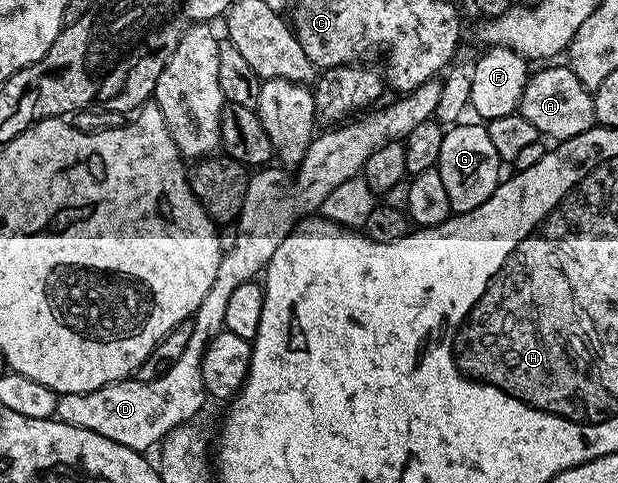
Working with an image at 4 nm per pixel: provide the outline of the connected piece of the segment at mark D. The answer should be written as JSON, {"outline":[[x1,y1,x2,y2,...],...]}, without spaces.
{"outline":[[441,79,429,80,413,92,399,95,395,104,390,104,371,116,363,115,353,119,356,121,352,124,346,122,326,130,323,136,322,133,315,135,304,158,296,165,298,173,294,180,286,181,281,167,266,166,255,171,258,173,255,176,253,173,246,181,244,206,233,229,234,245,225,249,220,270,216,270,216,282,212,282,212,290,204,294,204,302,200,302,200,306,194,311,192,338,188,338,188,347,184,354,180,354,176,366,172,366,172,370,152,382,127,378,117,380,100,390,59,395,57,419,84,430,96,430,96,434,104,434,104,438,141,452,148,451,153,445,155,447,172,429,193,421,196,418,194,416,208,403,202,373,202,355,208,342,224,329,224,313,228,311,228,298,232,298,232,290,255,279,299,220,317,213,324,198,328,198,328,194,332,194,332,190,336,190,340,182,348,182,359,175,364,162,368,162,368,158,372,158,372,154,376,154,380,146,405,141,407,134,420,126,420,122,431,119,438,111,441,89]]}

